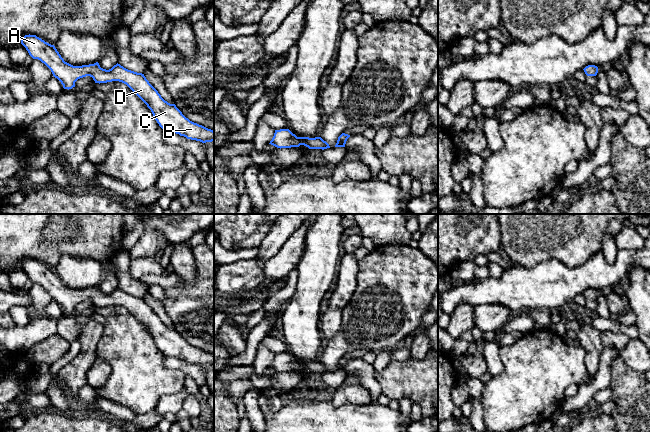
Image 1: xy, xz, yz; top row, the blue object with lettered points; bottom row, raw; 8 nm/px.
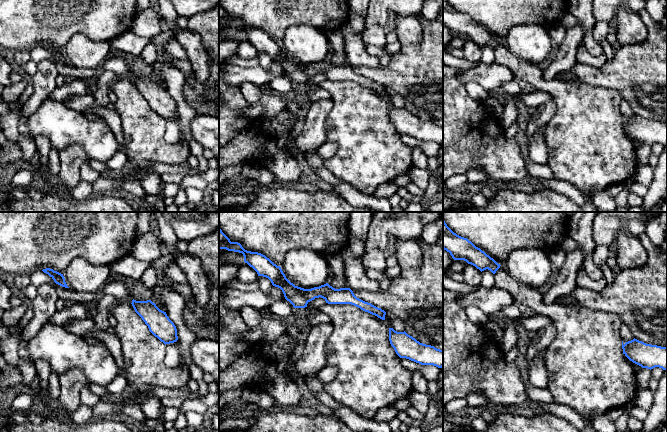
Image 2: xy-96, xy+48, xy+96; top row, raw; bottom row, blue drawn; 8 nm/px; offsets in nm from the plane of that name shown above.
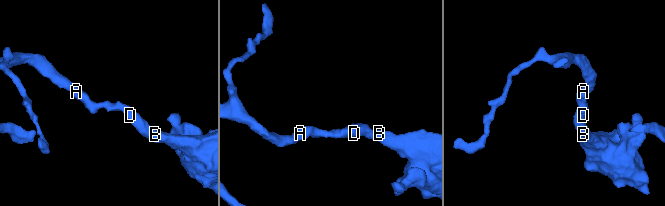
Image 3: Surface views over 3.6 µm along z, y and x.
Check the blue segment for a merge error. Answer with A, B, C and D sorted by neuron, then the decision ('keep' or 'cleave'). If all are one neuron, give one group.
A / B C D | cleave

